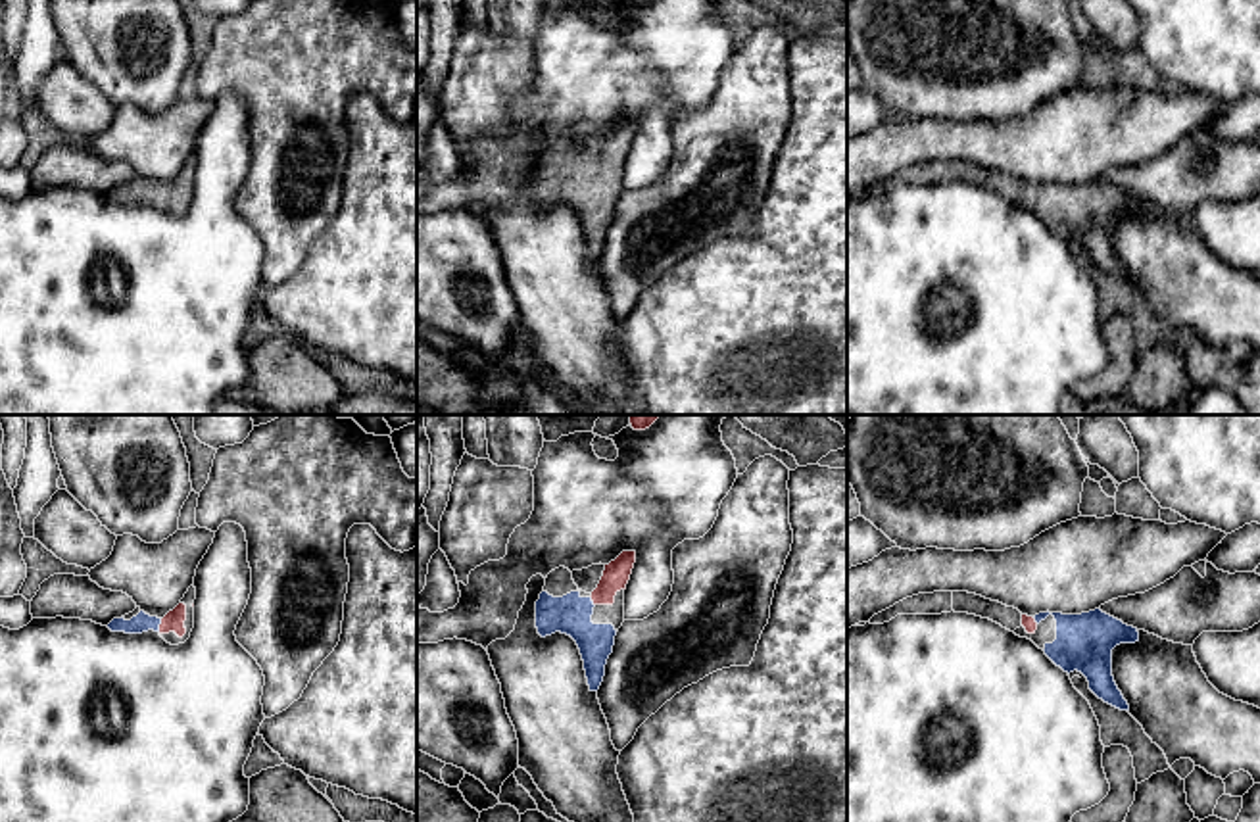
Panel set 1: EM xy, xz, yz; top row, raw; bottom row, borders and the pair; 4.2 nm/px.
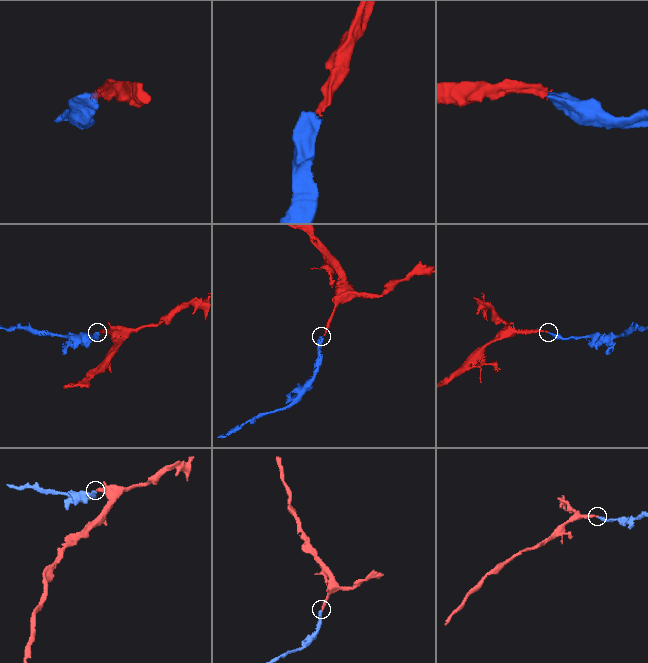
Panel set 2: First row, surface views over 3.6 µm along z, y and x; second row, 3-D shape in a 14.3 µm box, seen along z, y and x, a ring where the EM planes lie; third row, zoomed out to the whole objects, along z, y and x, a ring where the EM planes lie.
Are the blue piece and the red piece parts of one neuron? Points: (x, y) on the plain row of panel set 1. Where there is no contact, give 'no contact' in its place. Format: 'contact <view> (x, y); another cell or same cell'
contact xy (160, 193); same cell

